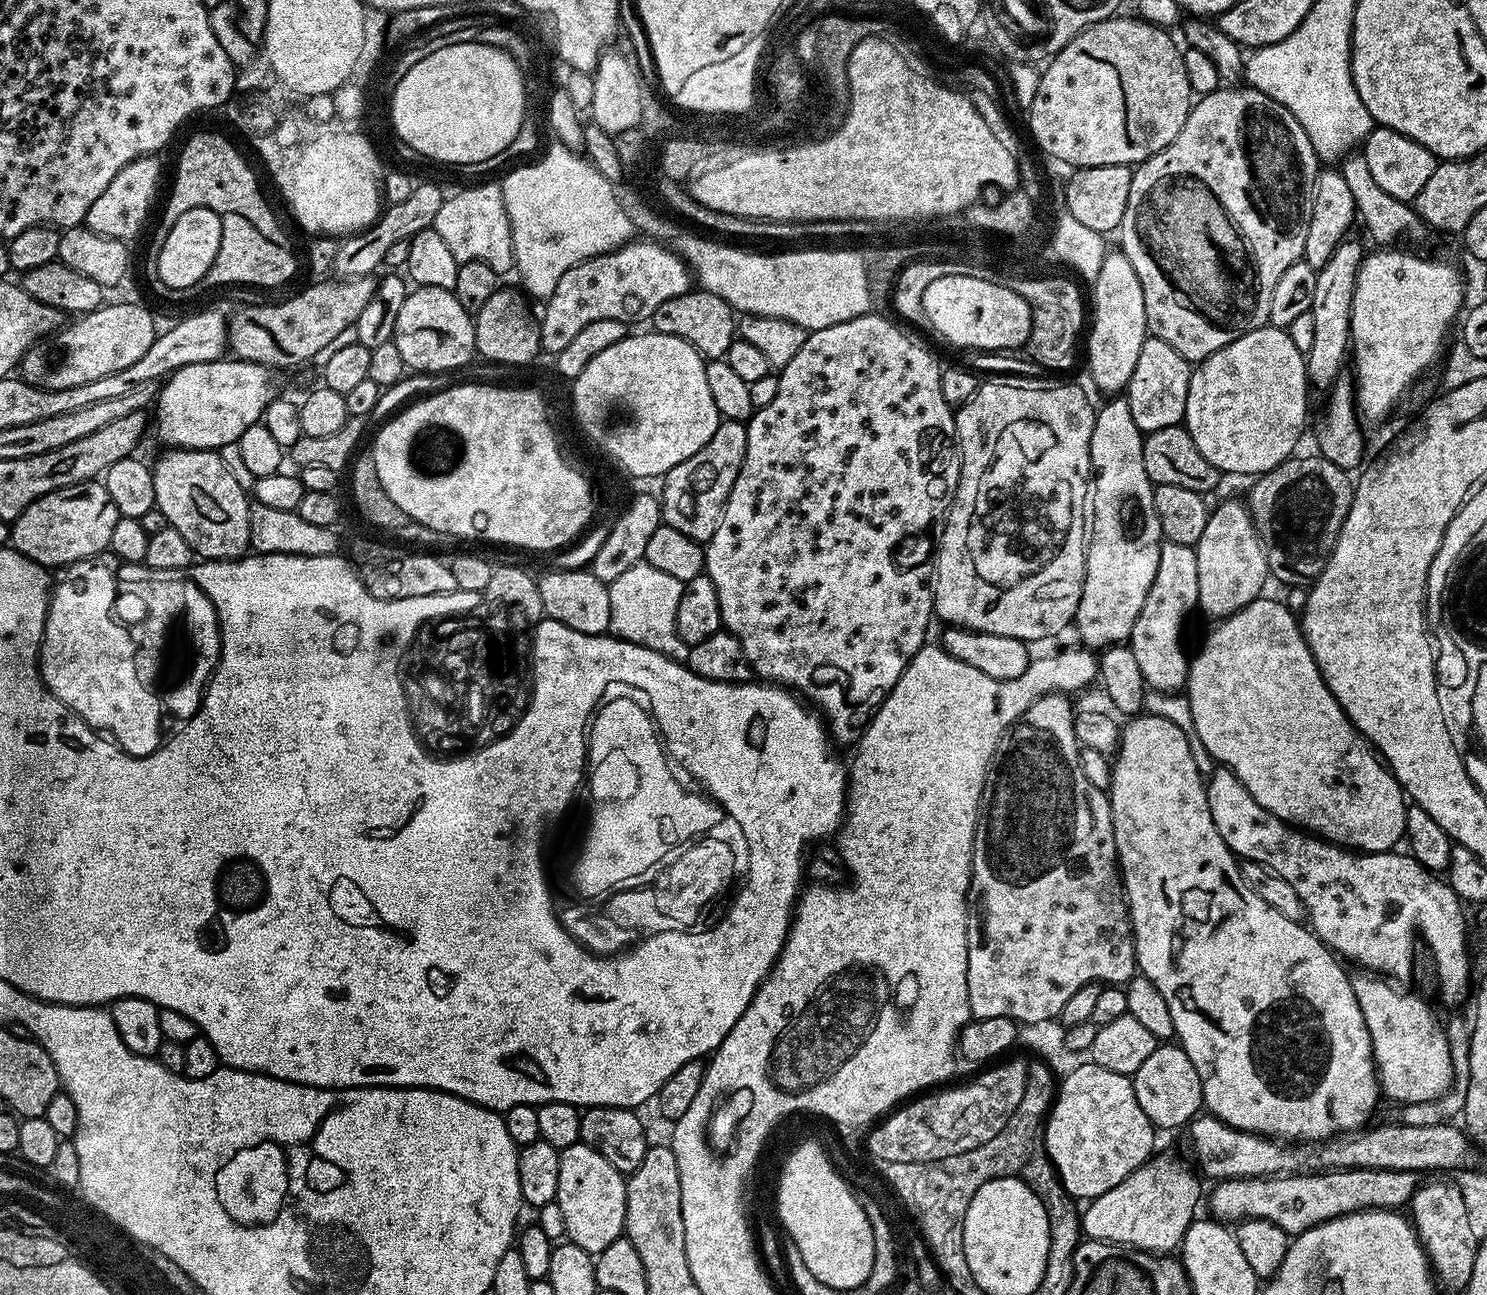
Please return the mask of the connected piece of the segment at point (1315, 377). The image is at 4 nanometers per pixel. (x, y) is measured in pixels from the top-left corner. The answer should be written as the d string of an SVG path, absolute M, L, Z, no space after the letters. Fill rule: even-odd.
M1346 238L1336 247L1334 254L1326 258L1324 265L1316 273L1314 282L1314 302L1312 313L1314 314L1314 343L1306 354L1308 366L1308 382L1313 389L1327 390L1333 382L1342 374L1340 368L1346 364L1350 354L1350 318L1352 317L1352 303L1354 302L1354 290L1358 270L1366 255L1364 244L1360 240Z

